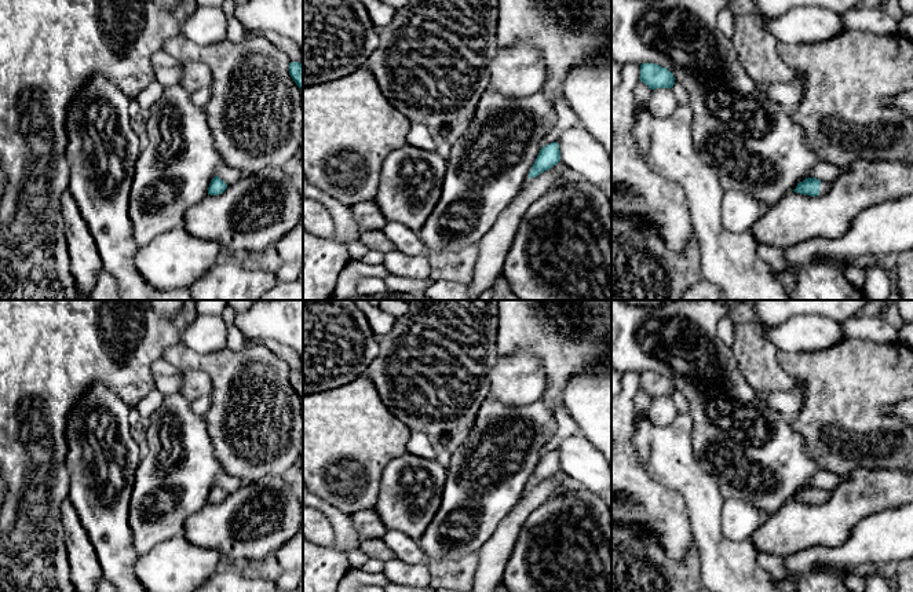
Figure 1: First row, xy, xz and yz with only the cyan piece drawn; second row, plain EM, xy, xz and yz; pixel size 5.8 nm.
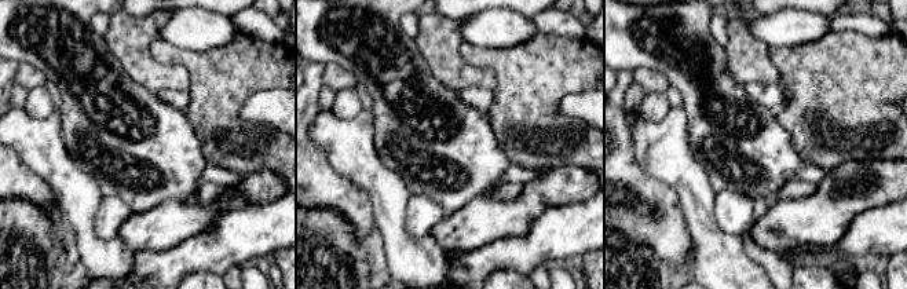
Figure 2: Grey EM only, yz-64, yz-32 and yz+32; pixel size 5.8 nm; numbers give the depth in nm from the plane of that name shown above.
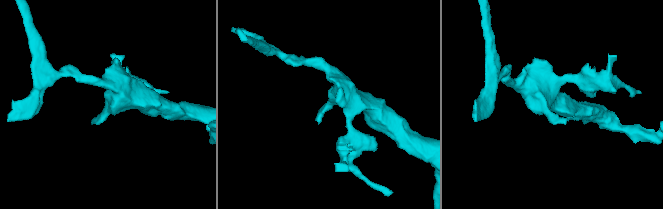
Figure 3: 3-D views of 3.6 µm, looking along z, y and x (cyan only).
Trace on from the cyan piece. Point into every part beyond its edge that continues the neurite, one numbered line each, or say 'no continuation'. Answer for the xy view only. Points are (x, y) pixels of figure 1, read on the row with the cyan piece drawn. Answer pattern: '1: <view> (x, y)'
no continuation

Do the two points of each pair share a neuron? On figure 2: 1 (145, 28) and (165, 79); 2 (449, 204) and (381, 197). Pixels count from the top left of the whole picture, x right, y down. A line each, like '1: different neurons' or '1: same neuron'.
1: same neuron
2: different neurons

